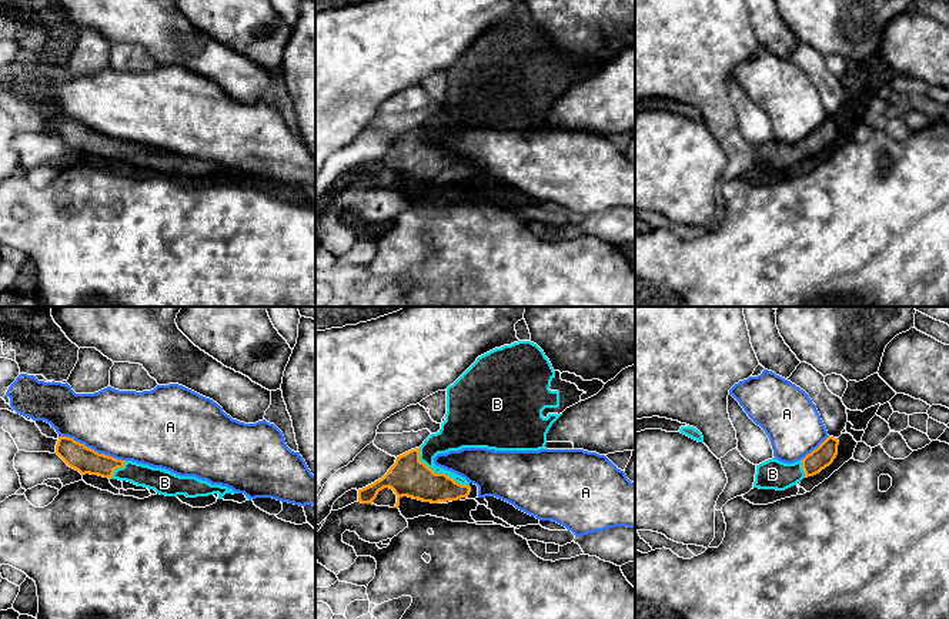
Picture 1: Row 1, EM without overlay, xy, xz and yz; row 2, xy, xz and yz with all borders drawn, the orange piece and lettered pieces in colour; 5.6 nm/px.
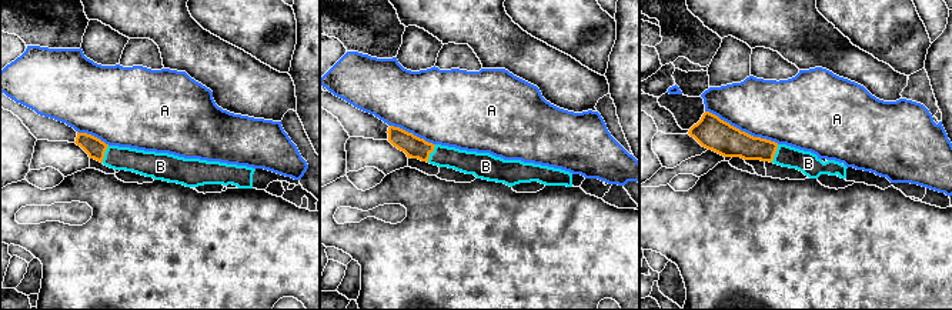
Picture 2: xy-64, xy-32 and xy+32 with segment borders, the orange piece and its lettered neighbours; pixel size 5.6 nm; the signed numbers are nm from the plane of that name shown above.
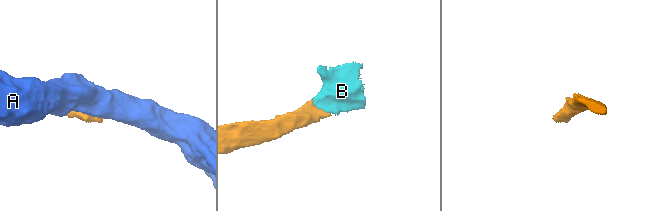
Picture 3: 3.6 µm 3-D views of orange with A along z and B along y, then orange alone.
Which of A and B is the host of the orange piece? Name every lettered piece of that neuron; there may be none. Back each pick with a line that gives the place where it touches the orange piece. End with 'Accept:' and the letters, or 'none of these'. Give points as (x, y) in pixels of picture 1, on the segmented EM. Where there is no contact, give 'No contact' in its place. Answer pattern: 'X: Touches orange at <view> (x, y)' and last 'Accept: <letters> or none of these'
B: Touches orange at xz (438, 474)
Accept: B

